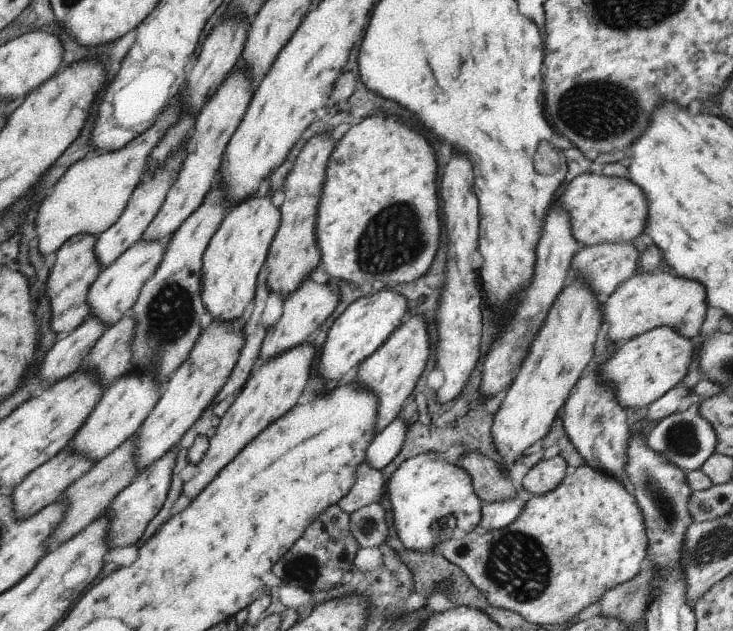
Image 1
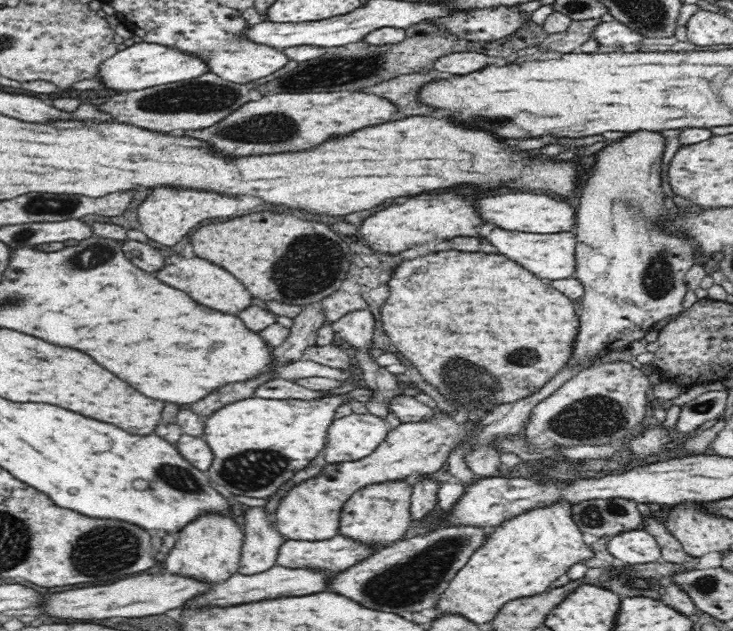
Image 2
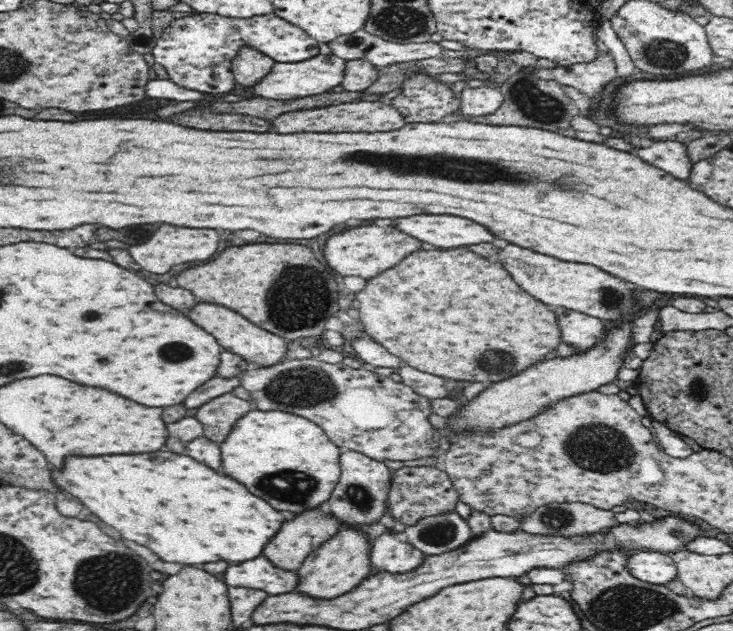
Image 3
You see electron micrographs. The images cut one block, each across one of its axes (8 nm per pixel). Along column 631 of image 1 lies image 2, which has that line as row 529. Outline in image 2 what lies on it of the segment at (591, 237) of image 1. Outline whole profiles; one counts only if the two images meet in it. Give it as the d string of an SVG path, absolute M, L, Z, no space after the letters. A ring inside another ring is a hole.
M204 513L197 516L194 522L186 524L182 532L178 532L178 542L166 556L162 556L164 571L212 584L224 582L236 574L239 568L243 540L240 526L230 515Z

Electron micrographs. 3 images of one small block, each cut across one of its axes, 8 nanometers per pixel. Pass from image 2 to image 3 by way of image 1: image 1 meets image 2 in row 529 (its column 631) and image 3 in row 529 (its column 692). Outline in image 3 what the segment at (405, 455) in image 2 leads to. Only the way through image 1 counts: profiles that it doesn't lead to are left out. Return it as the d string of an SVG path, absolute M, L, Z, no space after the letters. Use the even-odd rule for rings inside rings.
M319 506L314 508L314 510L296 514L292 520L285 520L278 534L272 538L272 542L266 544L264 556L278 568L297 571L304 560L306 560L306 557L314 552L314 549L318 548L320 544L324 544L328 538L332 538L343 526L333 514L322 515Z

